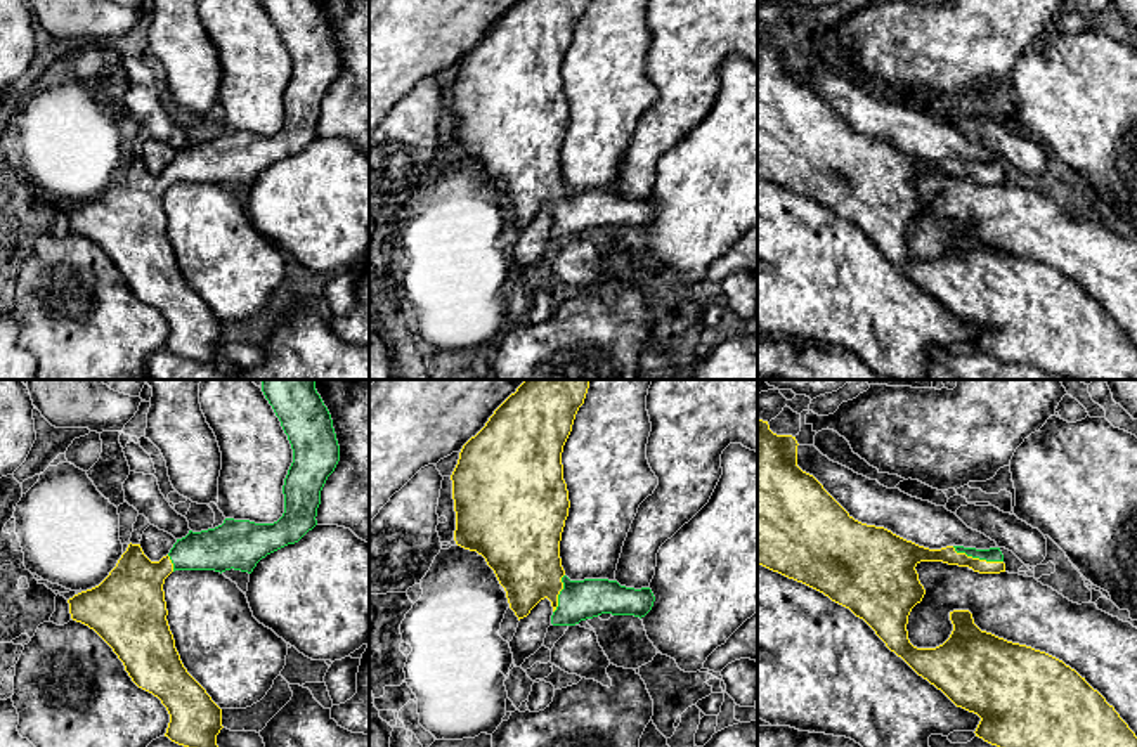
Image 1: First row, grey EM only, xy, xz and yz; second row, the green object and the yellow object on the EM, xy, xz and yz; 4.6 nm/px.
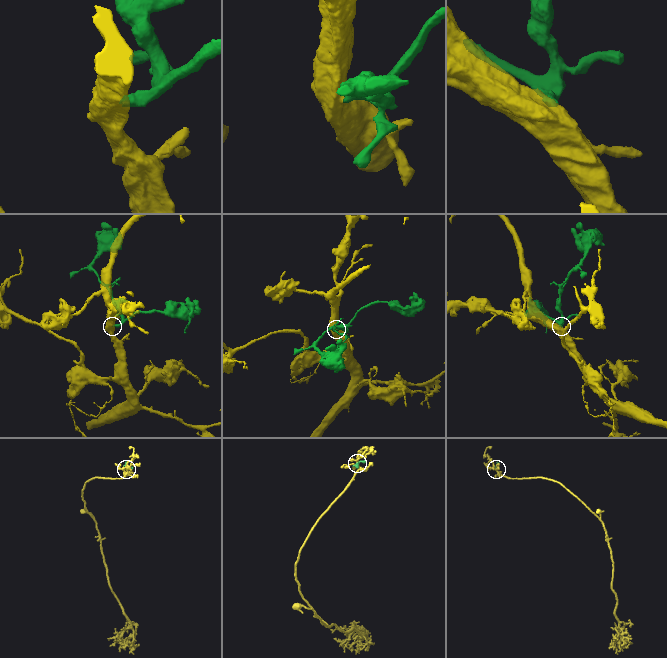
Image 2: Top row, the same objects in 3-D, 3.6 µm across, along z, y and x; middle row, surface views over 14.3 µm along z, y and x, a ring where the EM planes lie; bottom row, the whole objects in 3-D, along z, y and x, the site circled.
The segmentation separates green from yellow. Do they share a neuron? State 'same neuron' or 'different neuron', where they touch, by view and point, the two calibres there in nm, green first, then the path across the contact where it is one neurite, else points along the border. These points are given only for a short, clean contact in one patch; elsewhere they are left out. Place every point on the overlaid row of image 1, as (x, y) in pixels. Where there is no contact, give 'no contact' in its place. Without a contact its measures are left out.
same neuron | yz (978, 557) | 60/80 nm | across yz (994, 553), (990, 557), (978, 557), (947, 555)

